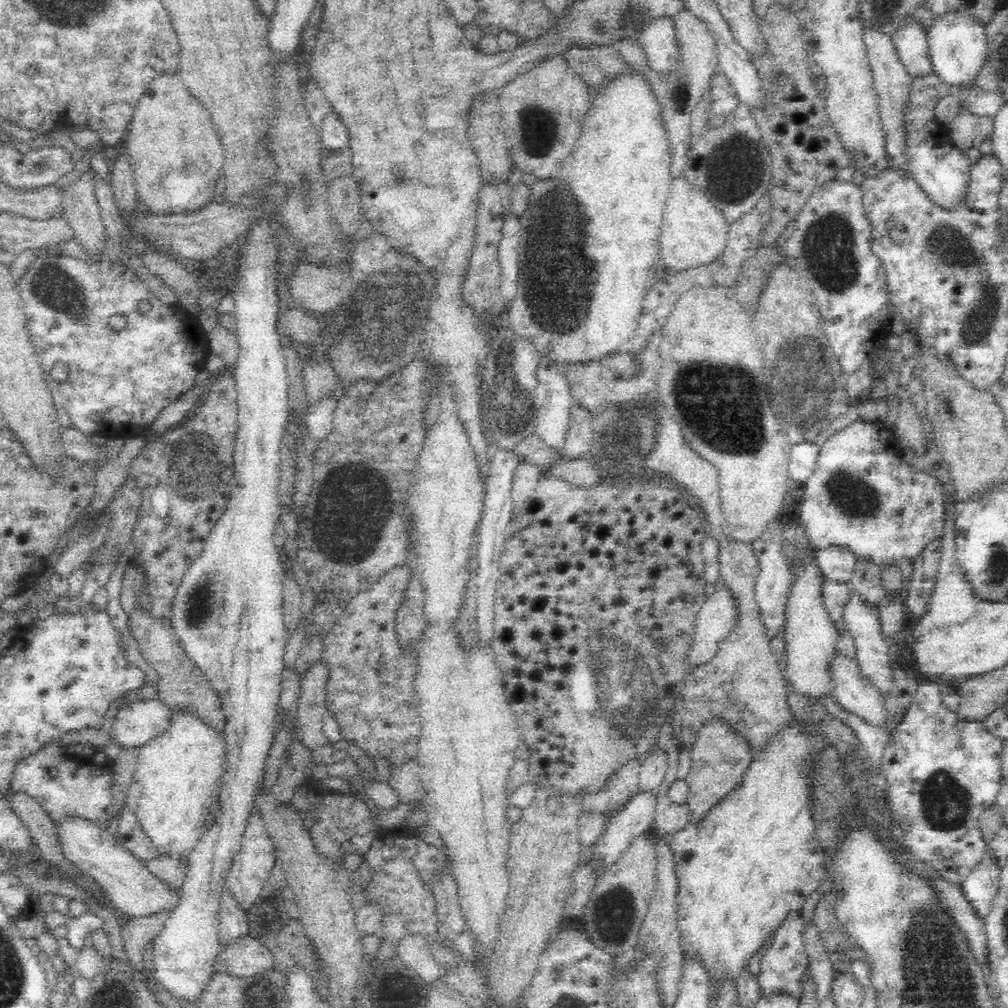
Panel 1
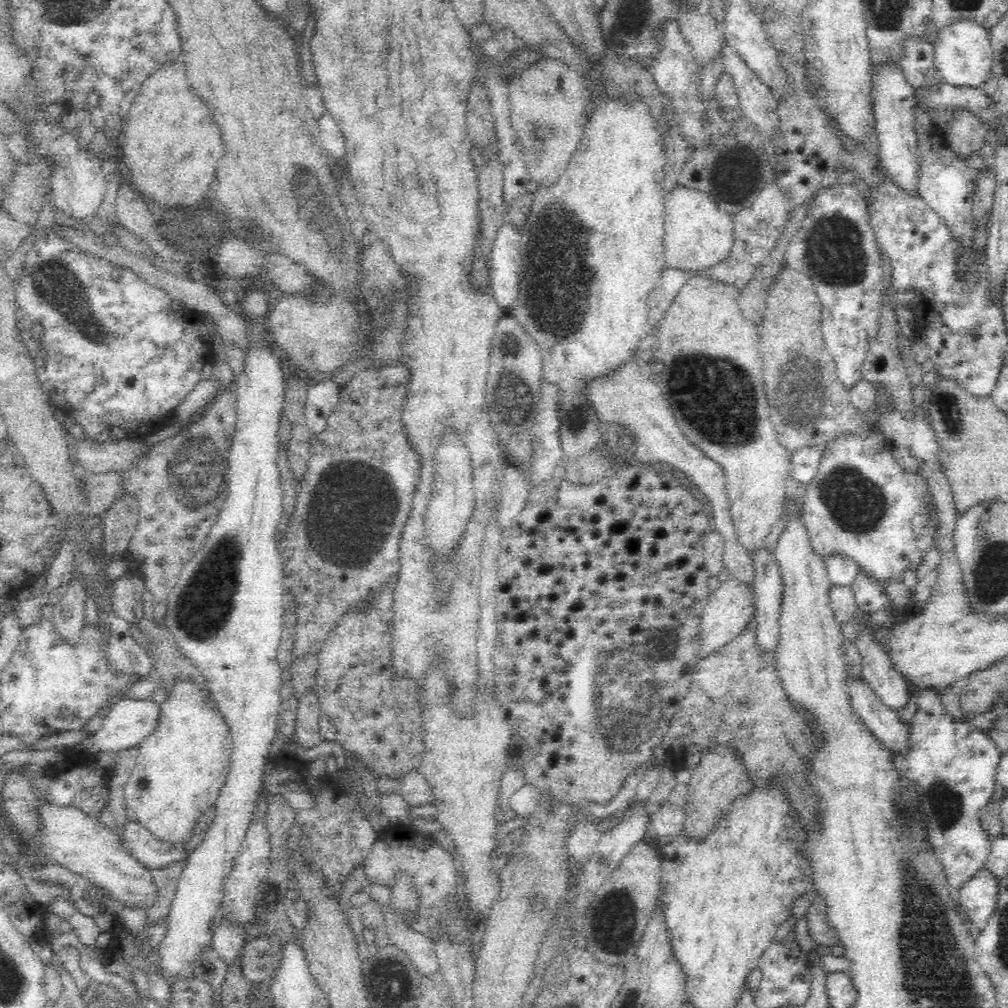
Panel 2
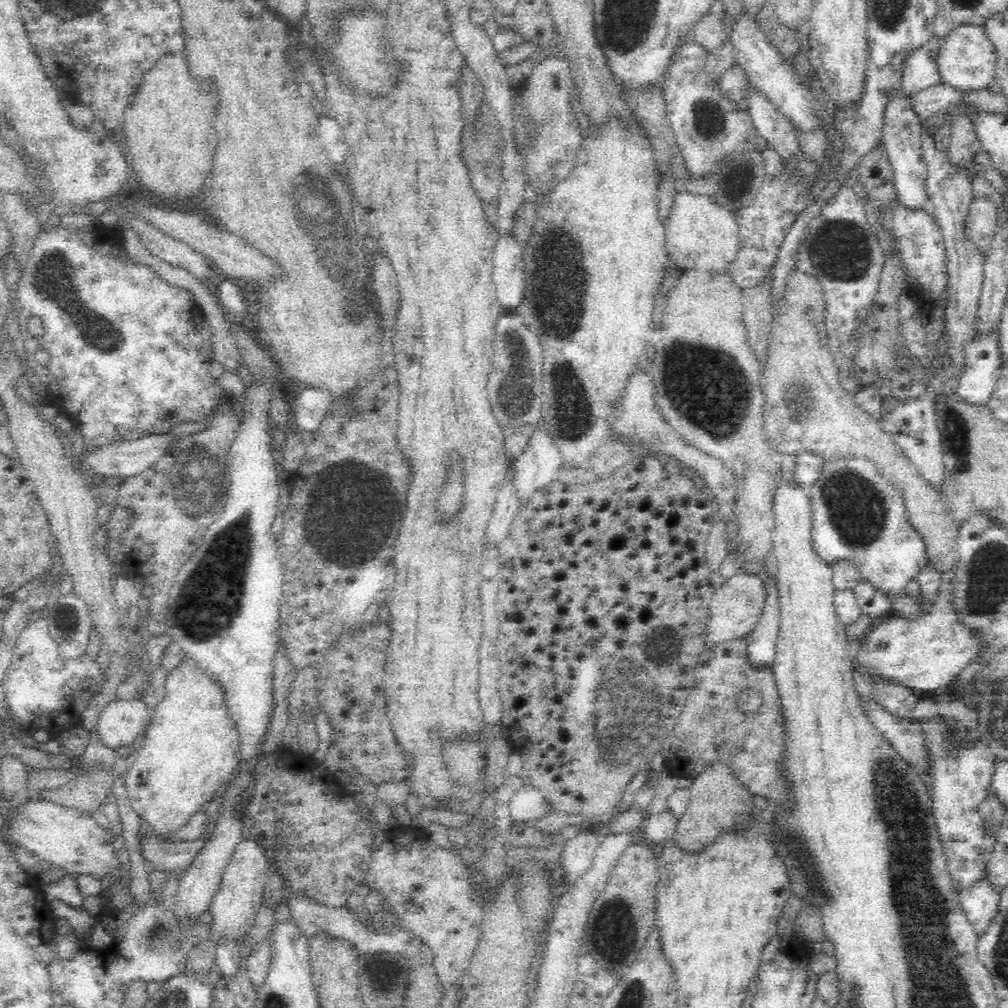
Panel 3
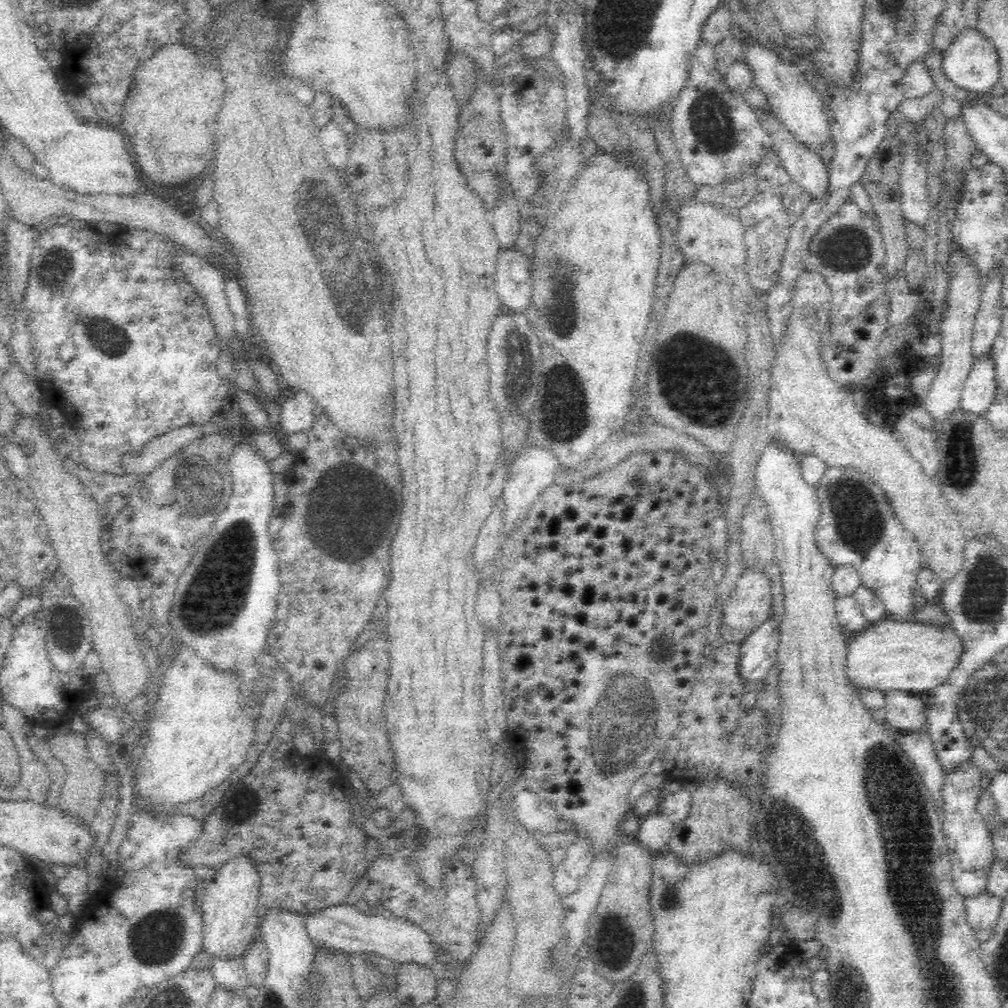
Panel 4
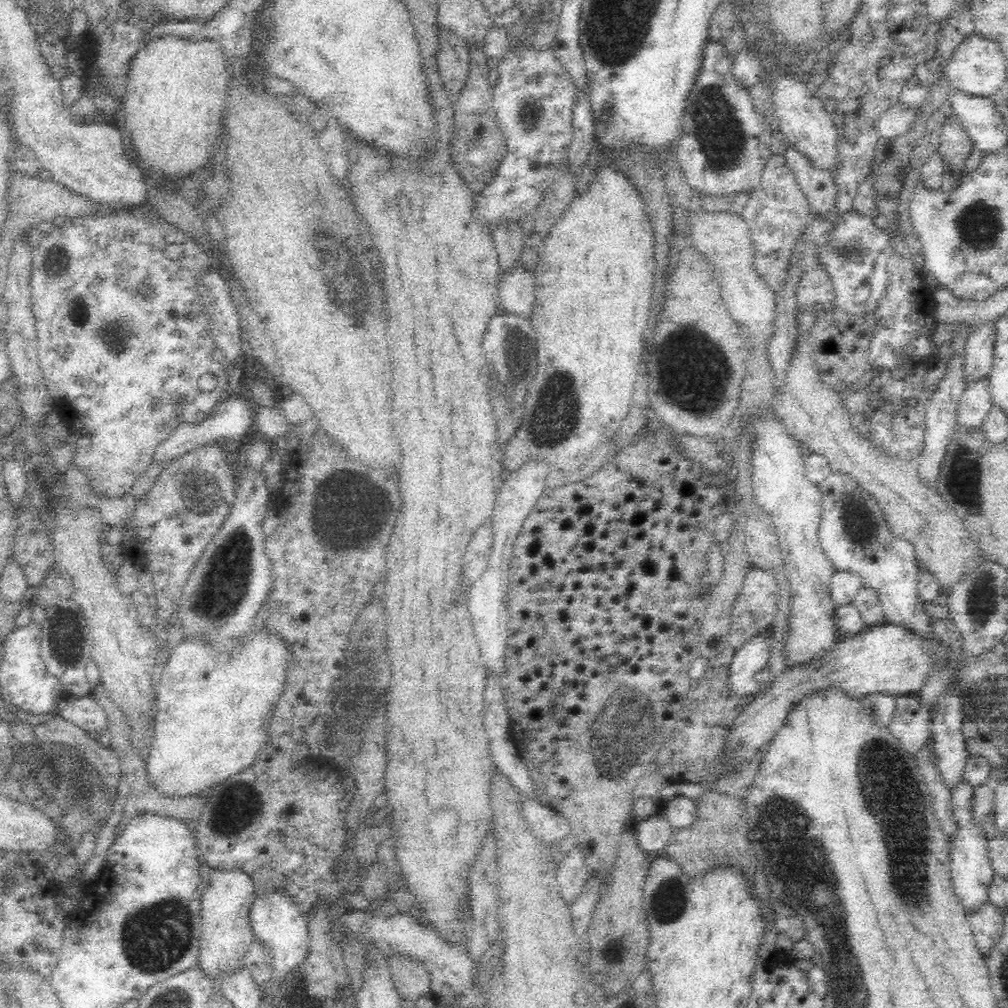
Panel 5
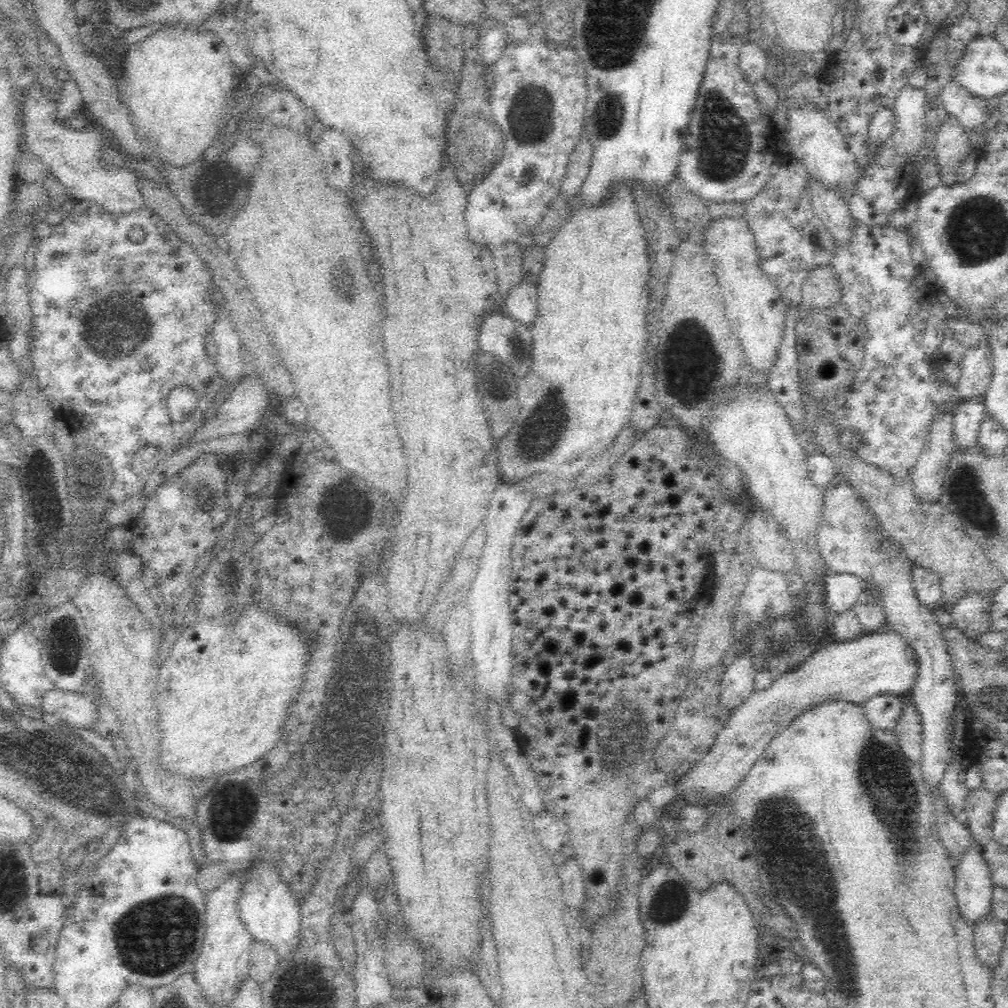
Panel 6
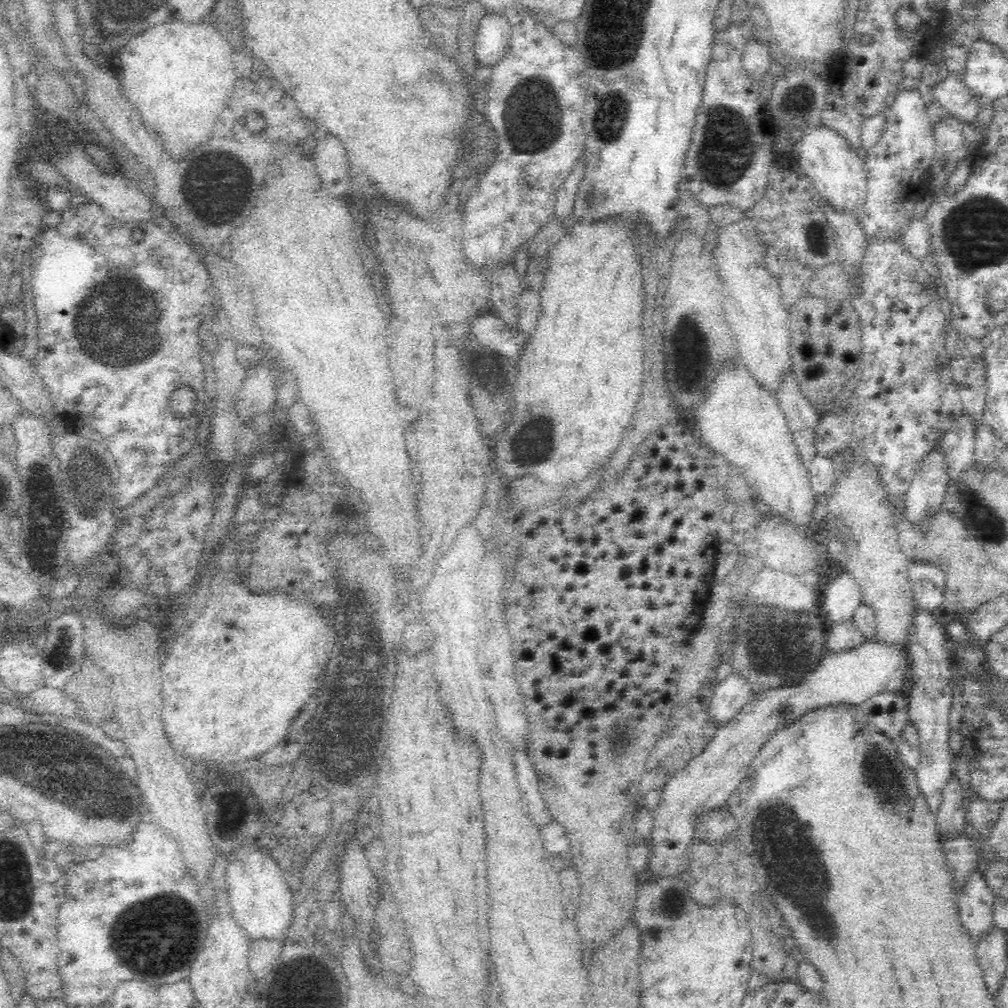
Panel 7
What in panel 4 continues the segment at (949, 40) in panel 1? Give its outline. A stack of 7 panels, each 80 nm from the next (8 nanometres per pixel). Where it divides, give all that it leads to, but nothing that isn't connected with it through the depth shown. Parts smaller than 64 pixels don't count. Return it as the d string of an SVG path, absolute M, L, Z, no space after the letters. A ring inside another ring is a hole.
M978 29L962 31L950 45L942 62L947 78L970 95L988 95L1001 80L1001 60L996 45Z

